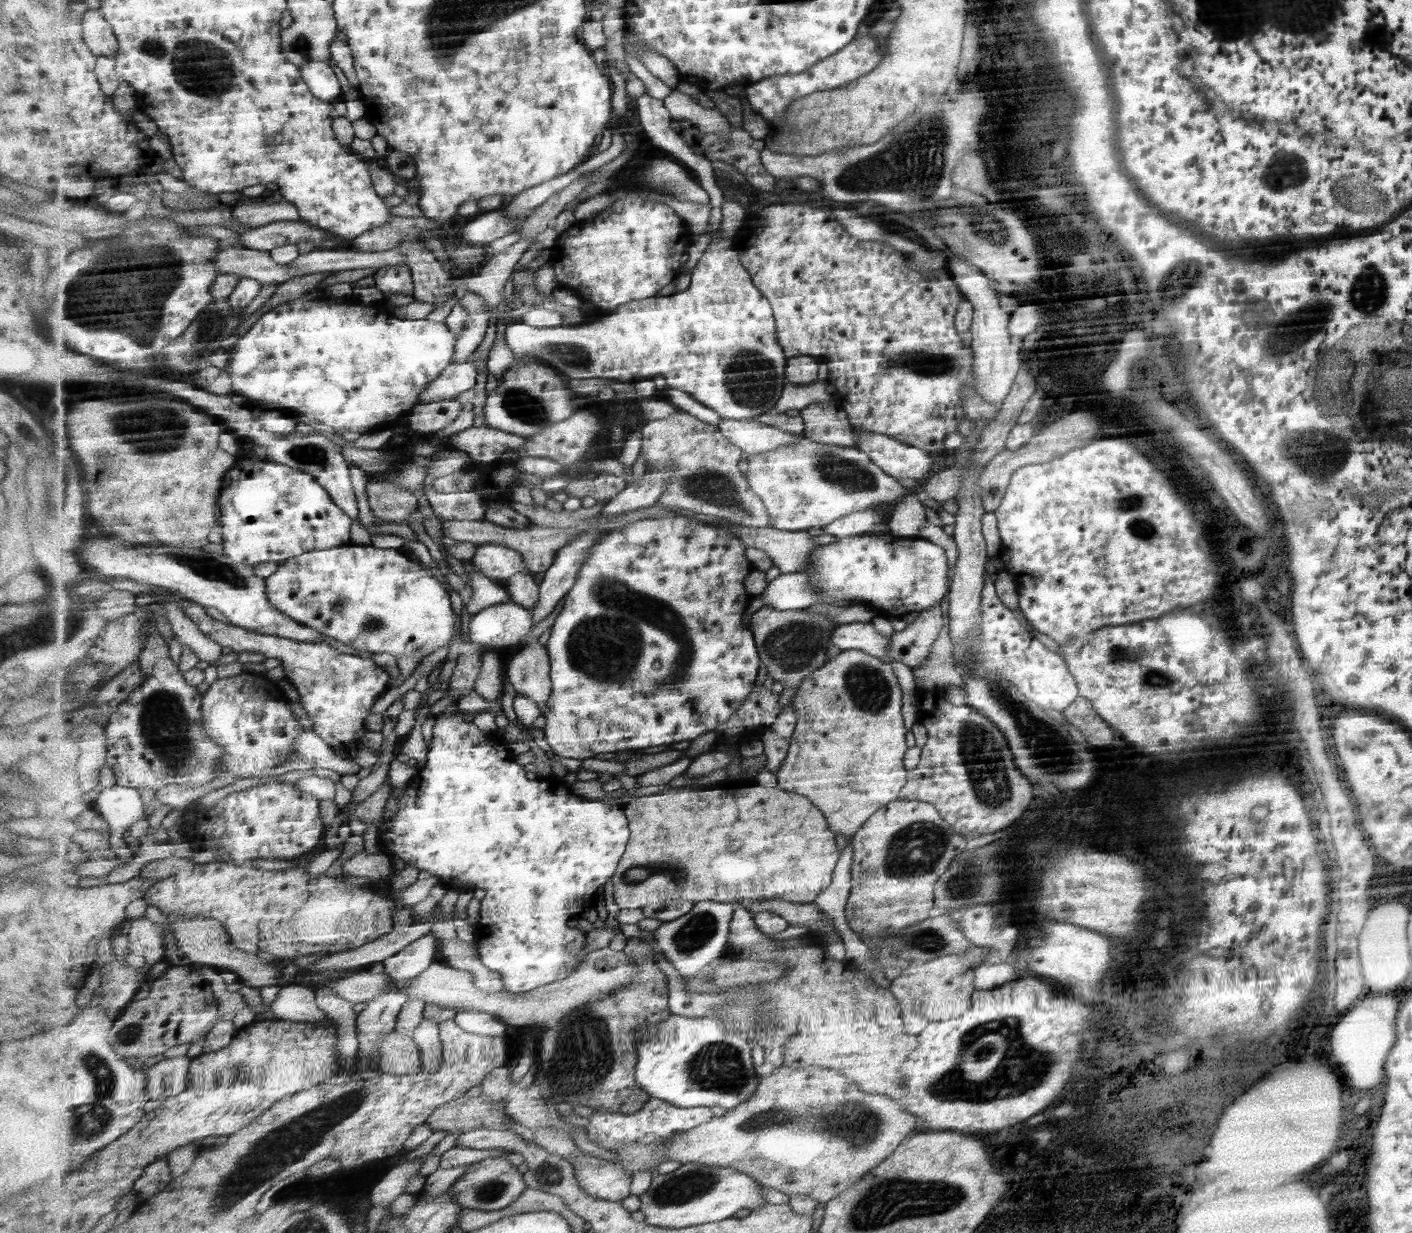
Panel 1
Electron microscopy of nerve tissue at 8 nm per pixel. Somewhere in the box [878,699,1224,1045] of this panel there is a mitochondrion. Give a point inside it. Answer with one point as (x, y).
(914, 851)

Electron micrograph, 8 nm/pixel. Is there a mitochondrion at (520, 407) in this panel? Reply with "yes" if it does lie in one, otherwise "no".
yes

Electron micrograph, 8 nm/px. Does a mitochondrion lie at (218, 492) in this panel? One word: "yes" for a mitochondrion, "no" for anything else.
no

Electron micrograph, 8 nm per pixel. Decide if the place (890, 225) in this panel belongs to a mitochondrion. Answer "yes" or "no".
no

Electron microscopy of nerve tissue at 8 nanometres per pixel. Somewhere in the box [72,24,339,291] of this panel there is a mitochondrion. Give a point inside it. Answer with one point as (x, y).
(202, 72)

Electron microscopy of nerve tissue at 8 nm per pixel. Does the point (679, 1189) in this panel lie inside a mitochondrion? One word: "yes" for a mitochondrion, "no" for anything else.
yes

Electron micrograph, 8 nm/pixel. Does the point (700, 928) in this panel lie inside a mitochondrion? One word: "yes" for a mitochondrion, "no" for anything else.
yes

